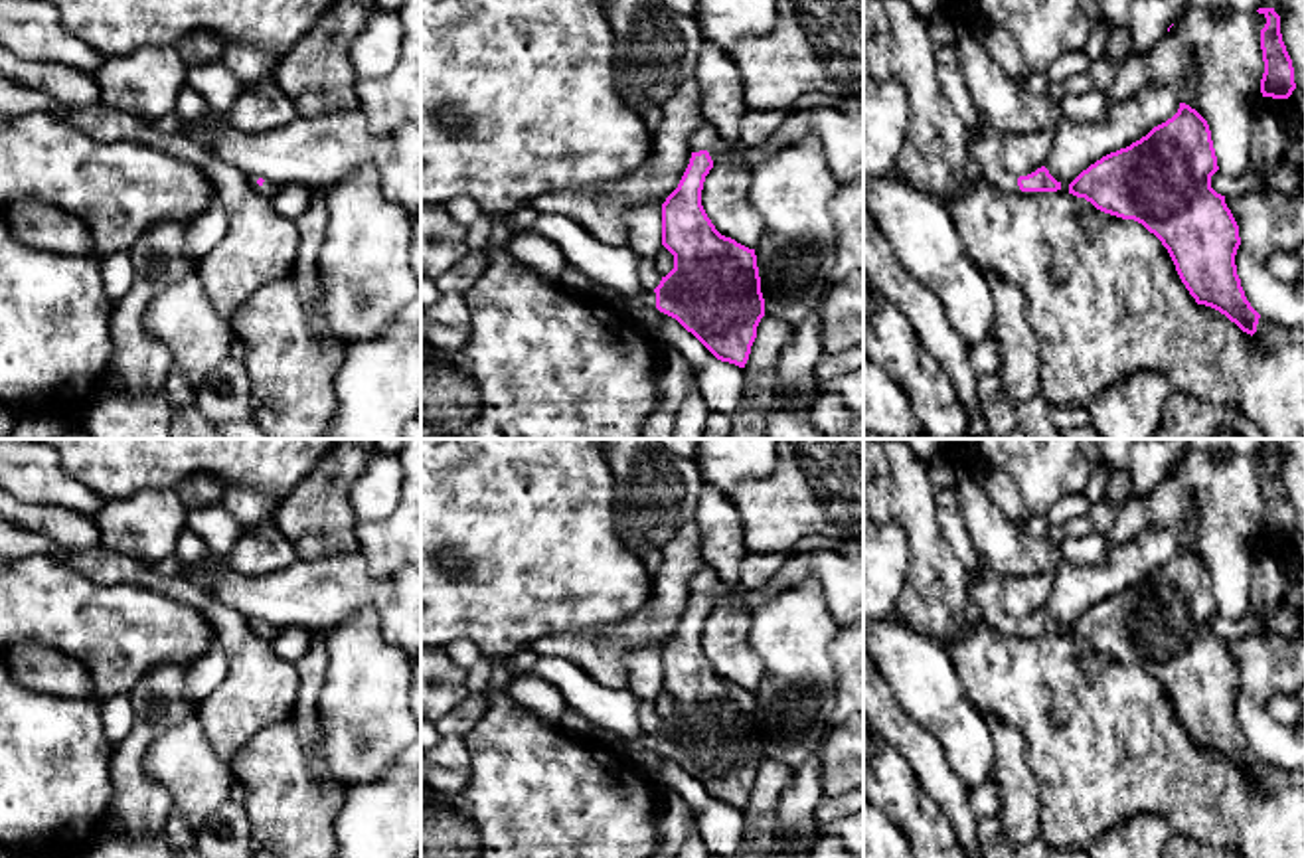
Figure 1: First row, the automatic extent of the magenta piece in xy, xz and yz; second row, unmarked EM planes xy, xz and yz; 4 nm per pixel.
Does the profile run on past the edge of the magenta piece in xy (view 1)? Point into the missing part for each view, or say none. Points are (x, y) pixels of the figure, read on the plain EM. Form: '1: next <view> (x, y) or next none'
1: next xy (267, 631)

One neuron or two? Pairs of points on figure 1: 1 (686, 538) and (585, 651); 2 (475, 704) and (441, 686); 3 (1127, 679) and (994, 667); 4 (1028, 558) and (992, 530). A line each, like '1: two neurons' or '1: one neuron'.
1: one neuron
2: two neurons
3: one neuron
4: one neuron

